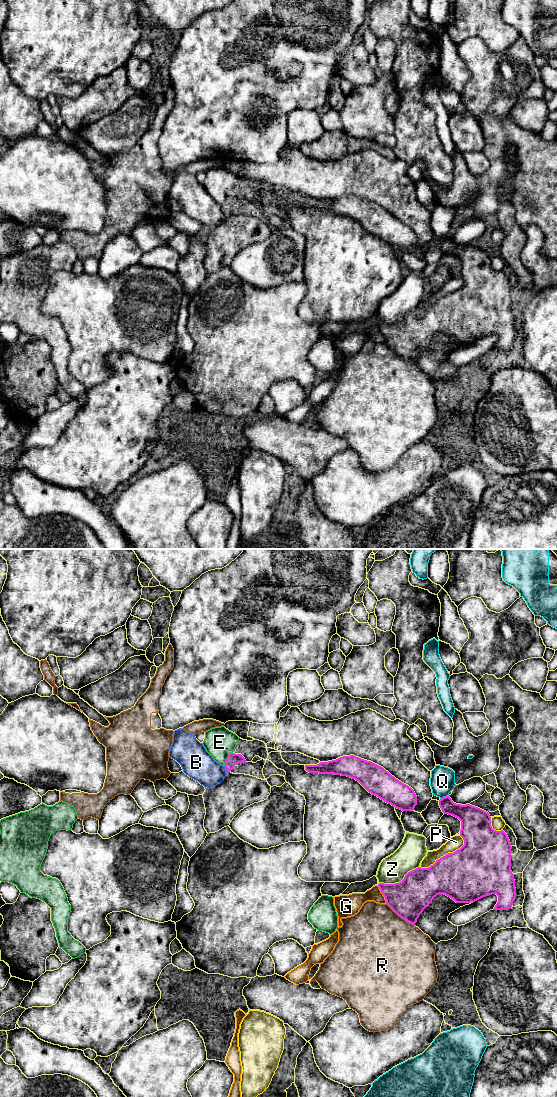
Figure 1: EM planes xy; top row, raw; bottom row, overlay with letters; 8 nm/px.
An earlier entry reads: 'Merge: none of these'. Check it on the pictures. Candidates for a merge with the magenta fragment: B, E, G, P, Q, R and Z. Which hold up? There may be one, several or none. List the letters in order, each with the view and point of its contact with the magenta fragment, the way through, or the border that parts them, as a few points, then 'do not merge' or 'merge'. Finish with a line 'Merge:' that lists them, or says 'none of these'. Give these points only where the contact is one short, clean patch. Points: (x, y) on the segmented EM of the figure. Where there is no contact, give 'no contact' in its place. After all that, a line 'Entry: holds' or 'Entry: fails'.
B: xy (226, 769) | do not merge
E: xy (227, 758) | along xy (232, 752), (229, 754), (224, 765) | do not merge
G: xy (383, 895) | along xy (377, 886), (386, 903) | do not merge
P: xy (445, 855) | do not merge
Q: xy (444, 797) | do not merge
R: xy (400, 916) | along xy (386, 903), (398, 915), (414, 925) | do not merge
Z: xy (399, 882) | along xy (418, 866), (410, 870), (398, 882), (379, 883), (377, 885) | do not merge
Merge: none of these
Entry: holds

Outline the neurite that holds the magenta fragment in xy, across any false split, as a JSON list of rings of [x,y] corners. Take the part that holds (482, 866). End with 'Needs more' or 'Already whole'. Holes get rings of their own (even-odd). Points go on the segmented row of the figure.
[[[449,796],[439,800],[439,806],[444,814],[452,815],[461,821],[460,836],[464,845],[453,853],[448,853],[428,868],[418,867],[408,872],[404,879],[395,884],[379,883],[378,887],[385,897],[386,904],[401,918],[415,925],[419,915],[429,906],[439,894],[444,894],[456,903],[471,903],[483,897],[496,894],[498,902],[493,910],[508,910],[512,907],[516,897],[514,874],[511,871],[511,843],[507,834],[496,831],[491,826],[491,817],[488,812],[470,804],[461,805],[452,801]]]. Already whole

